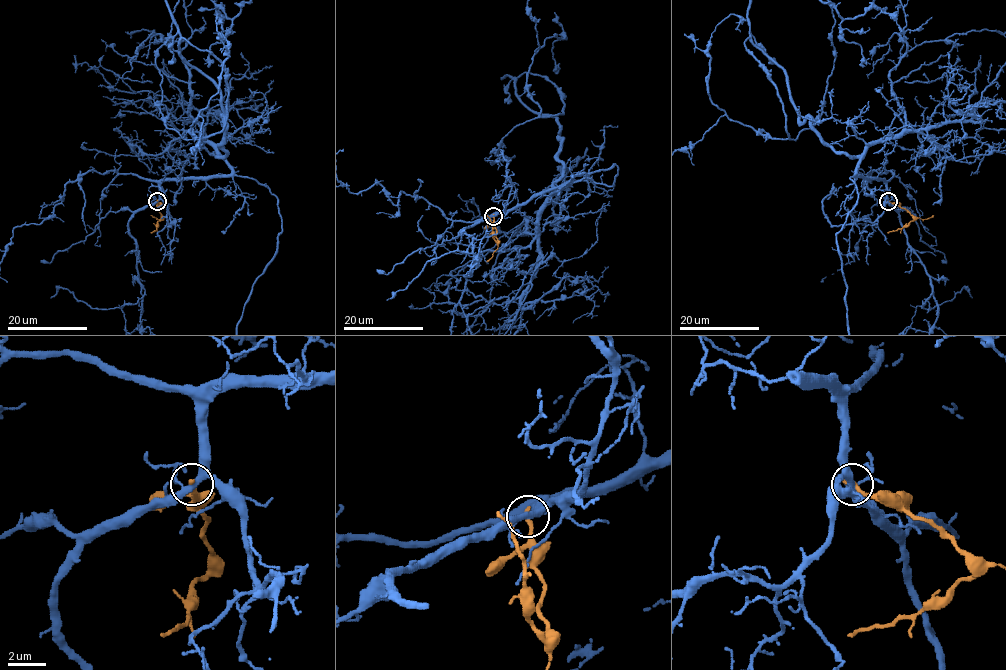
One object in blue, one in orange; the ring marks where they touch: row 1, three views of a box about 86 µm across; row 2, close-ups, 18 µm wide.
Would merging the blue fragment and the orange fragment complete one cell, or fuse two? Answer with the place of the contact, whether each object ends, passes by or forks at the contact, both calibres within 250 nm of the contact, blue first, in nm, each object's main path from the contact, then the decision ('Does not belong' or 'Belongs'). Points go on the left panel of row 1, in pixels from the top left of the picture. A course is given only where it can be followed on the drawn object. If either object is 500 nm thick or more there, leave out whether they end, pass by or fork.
Place: (157, 201). At the ring blue forks. At the ring orange ends. Thickness 300 nm (blue) against 280 nm. Course of blue: (157, 200), (165, 181), (230, 176), (255, 179), (277, 198), (278, 246), (237, 327). Course of orange: (157, 200), (161, 219), (155, 230), (150, 232). Does not belong

